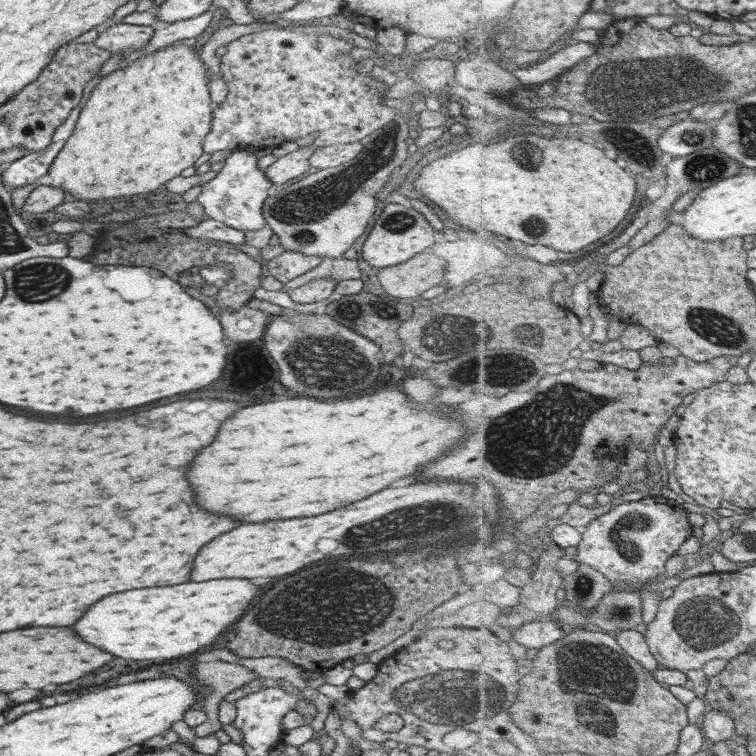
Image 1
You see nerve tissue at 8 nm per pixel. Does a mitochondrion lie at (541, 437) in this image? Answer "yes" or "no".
yes

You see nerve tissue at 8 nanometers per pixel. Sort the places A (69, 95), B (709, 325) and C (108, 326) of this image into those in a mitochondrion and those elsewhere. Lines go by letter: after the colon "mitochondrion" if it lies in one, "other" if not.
A: other
B: mitochondrion
C: other

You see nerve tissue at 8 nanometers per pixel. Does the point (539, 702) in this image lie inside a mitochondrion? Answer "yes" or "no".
no

